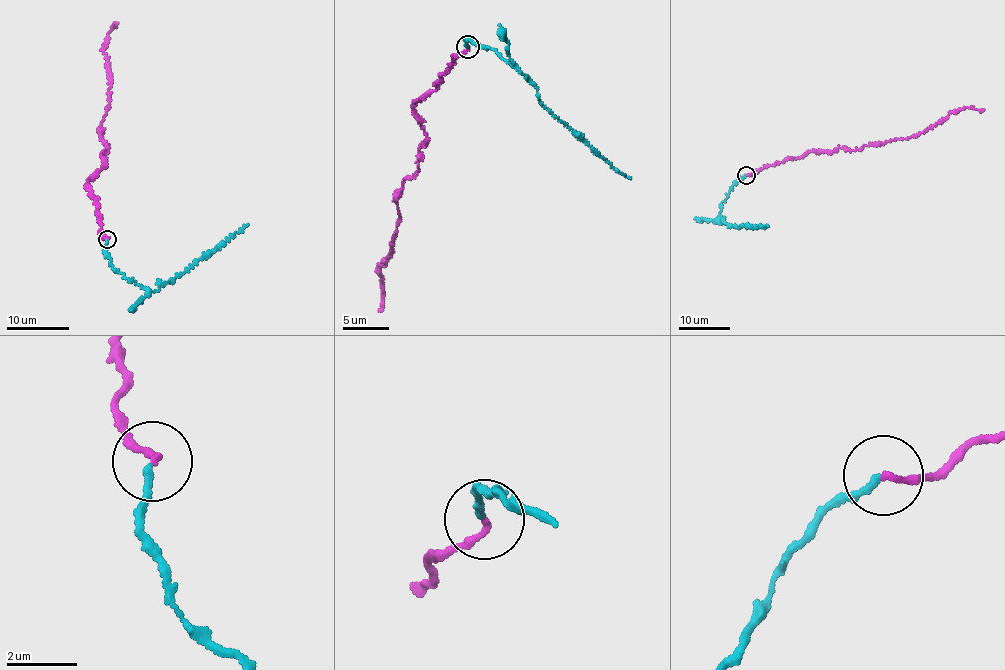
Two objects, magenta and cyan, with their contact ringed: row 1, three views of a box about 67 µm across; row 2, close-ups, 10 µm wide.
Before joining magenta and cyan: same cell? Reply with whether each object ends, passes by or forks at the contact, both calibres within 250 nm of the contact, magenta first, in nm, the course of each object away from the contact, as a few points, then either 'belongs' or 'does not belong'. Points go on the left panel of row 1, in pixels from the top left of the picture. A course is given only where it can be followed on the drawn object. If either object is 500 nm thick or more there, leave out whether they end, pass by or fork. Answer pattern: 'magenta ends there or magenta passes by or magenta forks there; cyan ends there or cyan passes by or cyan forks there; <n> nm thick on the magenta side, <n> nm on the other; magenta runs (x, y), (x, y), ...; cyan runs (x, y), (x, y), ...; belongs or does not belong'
magenta ends there; cyan ends there; 190 nm thick on the magenta side, 200 nm on the other; magenta runs (106, 239), (87, 181), (106, 163), (101, 130), (112, 81), (104, 50), (115, 24); cyan runs (106, 239), (105, 249), (112, 266), (151, 291), (179, 275), (248, 224); belongs

